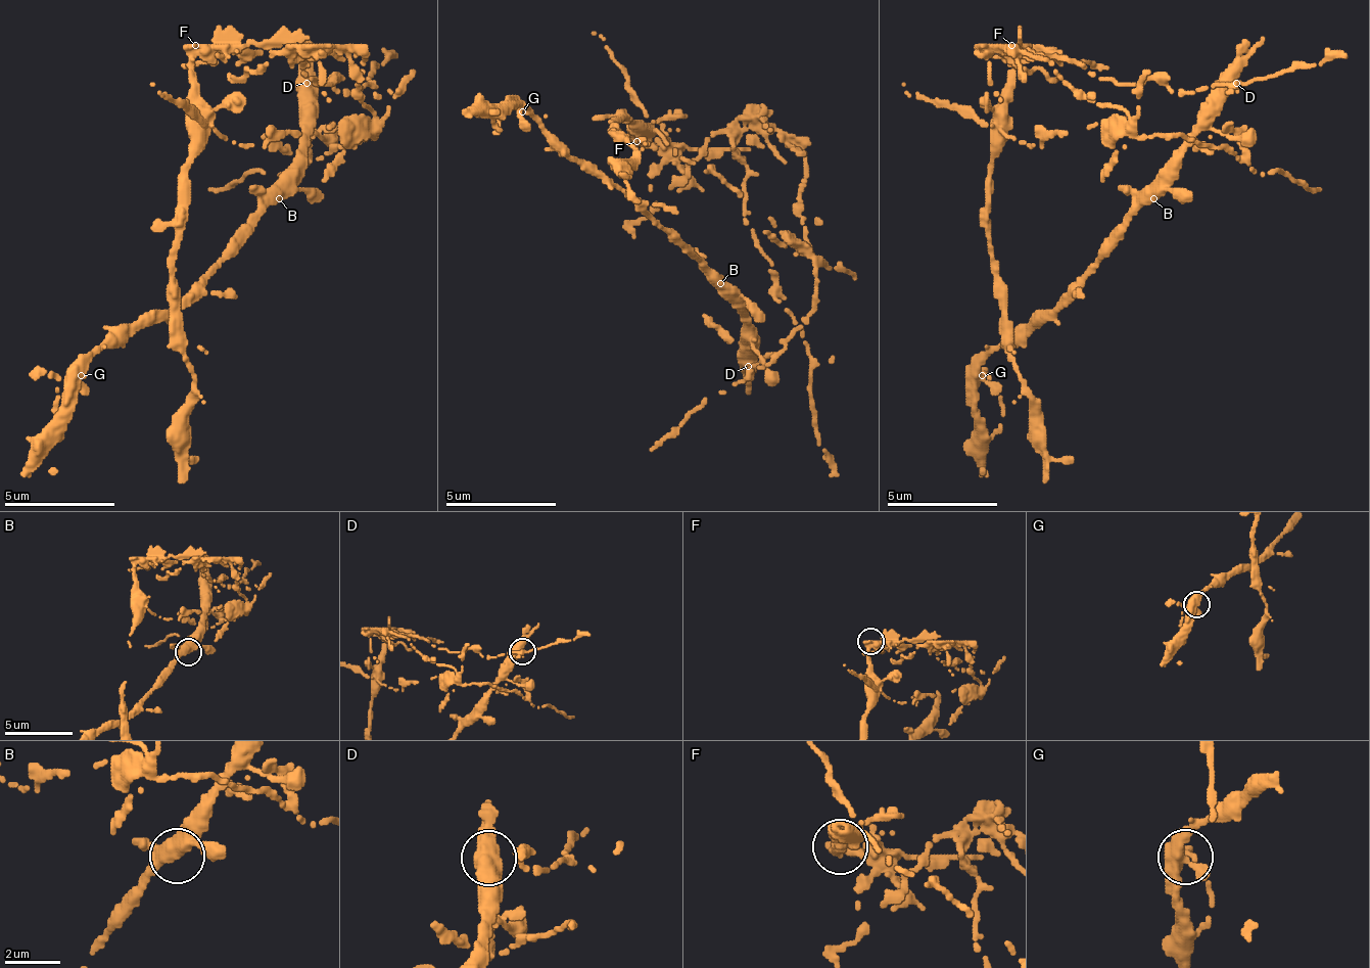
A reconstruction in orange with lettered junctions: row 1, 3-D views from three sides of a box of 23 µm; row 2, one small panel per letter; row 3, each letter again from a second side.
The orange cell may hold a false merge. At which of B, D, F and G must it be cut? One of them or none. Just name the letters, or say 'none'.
F

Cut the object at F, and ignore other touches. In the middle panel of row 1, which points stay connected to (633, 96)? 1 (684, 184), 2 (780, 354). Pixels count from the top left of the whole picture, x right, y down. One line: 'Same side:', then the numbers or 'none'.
Same side: 1, 2

